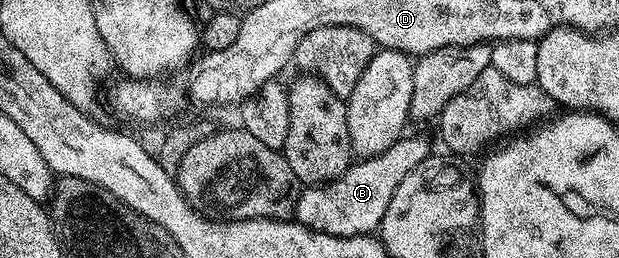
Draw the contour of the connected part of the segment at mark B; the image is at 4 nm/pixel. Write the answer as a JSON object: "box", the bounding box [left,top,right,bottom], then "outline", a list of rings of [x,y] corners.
{"box":[294,136,433,236],"outline":[[[400,136],[389,150],[352,163],[335,180],[302,189],[297,198],[294,219],[321,234],[334,236],[365,236],[374,233],[385,218],[385,209],[393,198],[397,186],[416,167],[432,155],[433,148],[423,136]]]}

